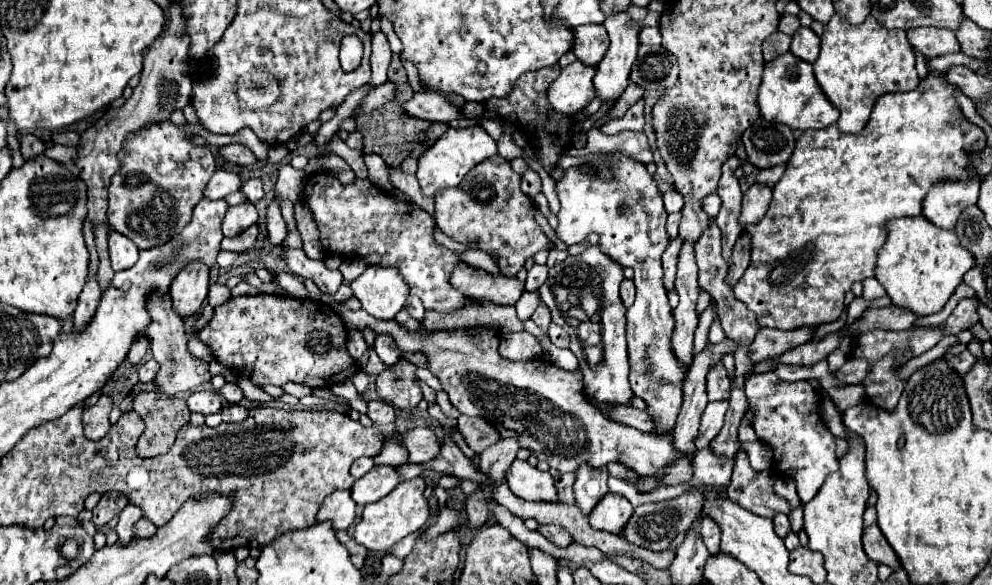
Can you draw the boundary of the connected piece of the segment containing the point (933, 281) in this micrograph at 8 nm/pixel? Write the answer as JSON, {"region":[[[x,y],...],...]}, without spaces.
{"region":[[[919,217],[891,219],[885,225],[887,241],[877,251],[875,279],[885,287],[893,305],[911,309],[917,315],[931,315],[943,309],[963,275],[973,267],[973,255],[957,241],[955,231],[941,229]]]}

